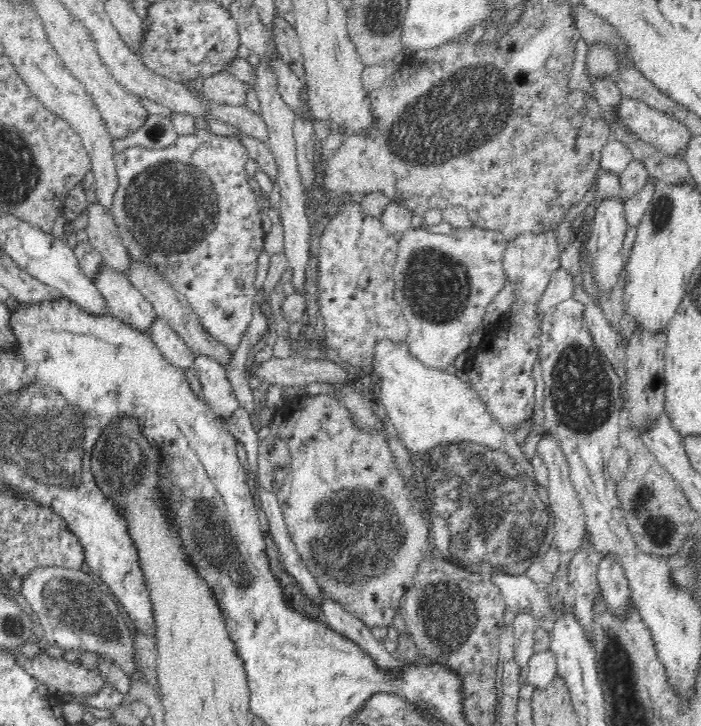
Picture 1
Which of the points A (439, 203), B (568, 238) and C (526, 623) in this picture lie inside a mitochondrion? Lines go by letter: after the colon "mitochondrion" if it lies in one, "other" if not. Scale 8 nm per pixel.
A: other
B: other
C: other

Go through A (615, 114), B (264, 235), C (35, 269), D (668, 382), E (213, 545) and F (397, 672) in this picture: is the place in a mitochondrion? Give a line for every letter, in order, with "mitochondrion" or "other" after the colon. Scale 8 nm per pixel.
A: other
B: other
C: other
D: other
E: mitochondrion
F: other

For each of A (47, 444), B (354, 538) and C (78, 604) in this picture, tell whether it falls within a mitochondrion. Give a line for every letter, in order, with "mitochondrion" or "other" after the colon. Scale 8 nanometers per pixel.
A: mitochondrion
B: mitochondrion
C: mitochondrion

